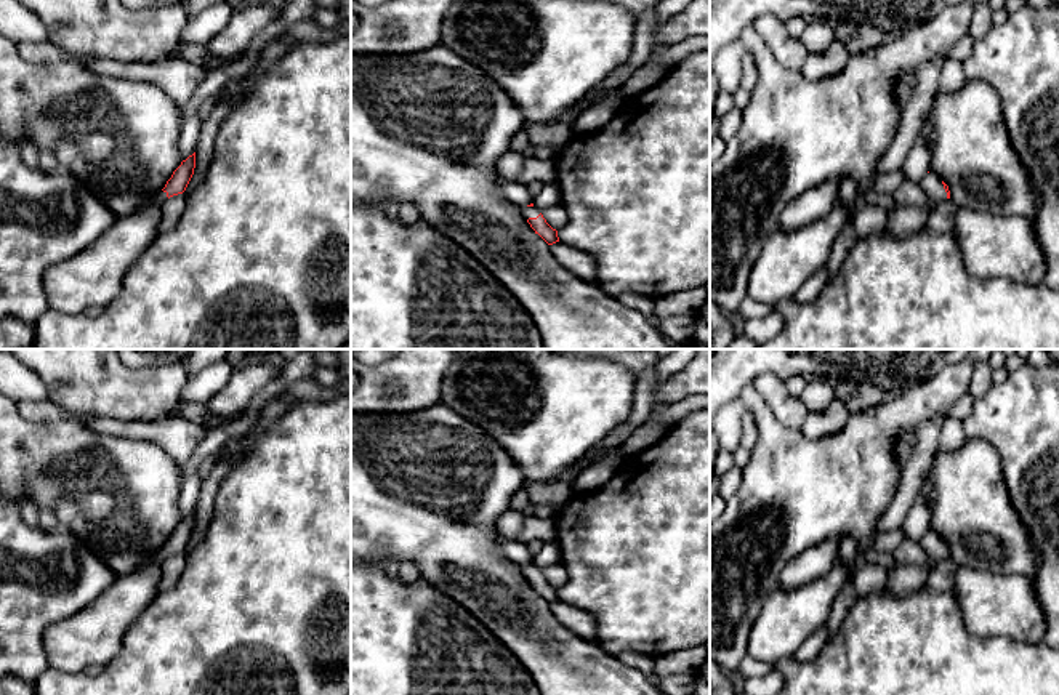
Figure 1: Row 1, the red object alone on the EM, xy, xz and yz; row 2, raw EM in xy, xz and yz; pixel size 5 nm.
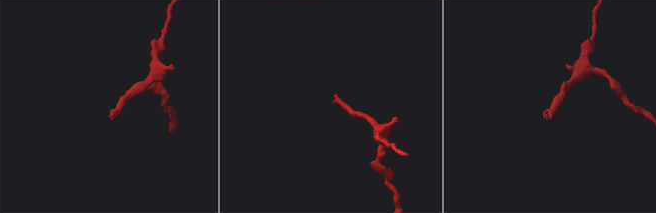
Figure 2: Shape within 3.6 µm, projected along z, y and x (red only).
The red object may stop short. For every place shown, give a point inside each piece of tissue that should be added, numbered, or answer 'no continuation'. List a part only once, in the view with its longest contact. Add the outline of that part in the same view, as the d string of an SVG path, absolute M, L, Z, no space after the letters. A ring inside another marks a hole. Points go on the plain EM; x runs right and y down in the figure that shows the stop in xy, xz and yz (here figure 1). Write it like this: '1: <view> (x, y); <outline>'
1: yz (931, 543); M928 532L921 540L920 546L926 552L928 559L937 562L947 559L947 551L944 548L942 540L936 532Z

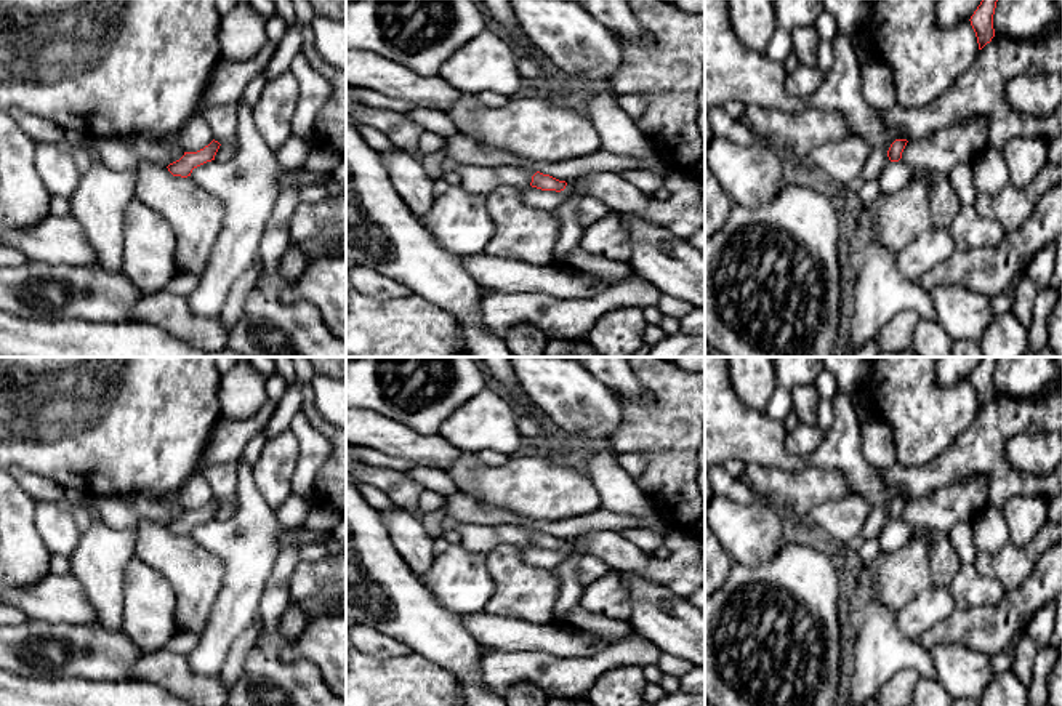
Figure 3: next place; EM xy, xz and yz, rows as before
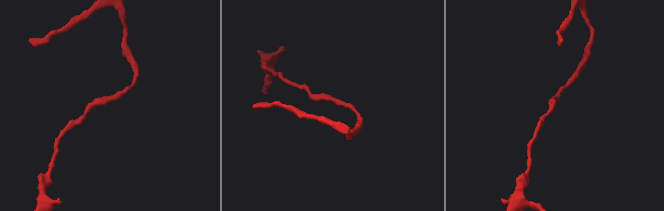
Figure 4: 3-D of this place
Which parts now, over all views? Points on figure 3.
no continuation

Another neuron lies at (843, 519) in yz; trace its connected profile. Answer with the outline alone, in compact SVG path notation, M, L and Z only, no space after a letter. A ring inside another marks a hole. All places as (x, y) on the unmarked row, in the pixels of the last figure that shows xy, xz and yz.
M849 493L841 499L825 501L815 506L809 514L831 538L846 544L862 533L871 507L863 495Z

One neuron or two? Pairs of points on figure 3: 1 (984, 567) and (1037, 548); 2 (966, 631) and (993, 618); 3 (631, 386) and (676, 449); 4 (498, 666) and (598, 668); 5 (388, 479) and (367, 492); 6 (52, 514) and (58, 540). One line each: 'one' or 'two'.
1: one
2: one
3: two
4: one
5: two
6: one

